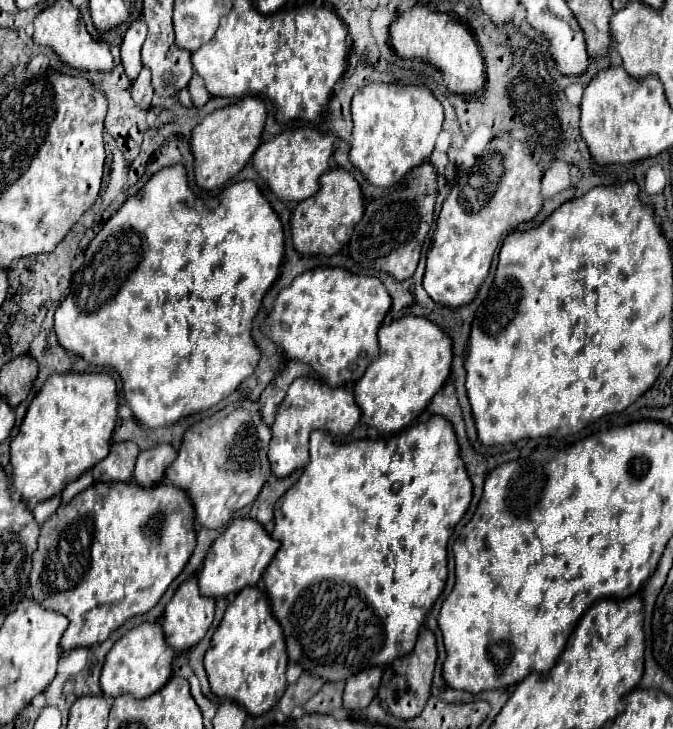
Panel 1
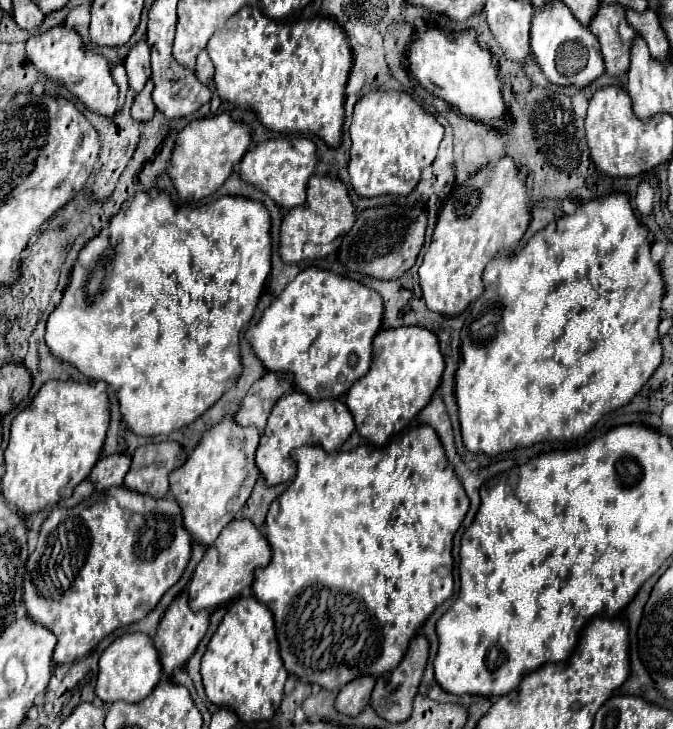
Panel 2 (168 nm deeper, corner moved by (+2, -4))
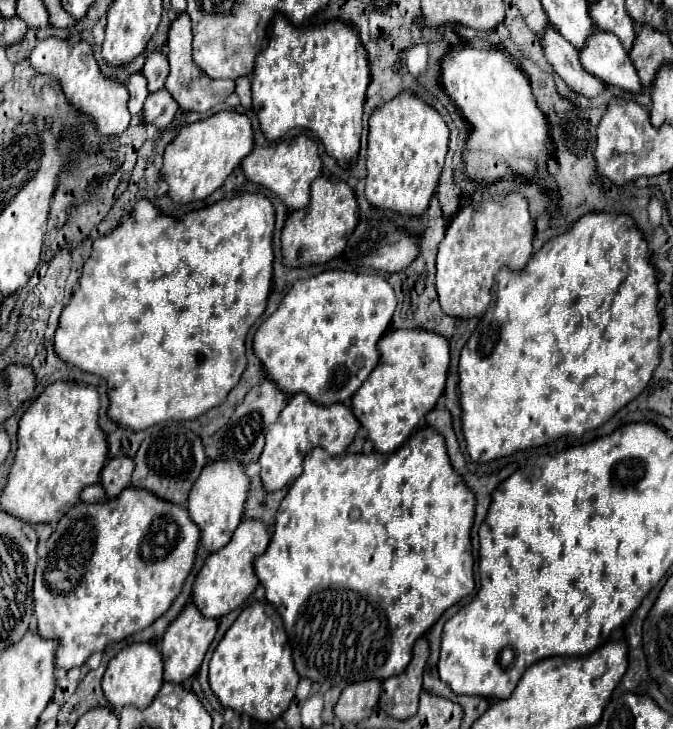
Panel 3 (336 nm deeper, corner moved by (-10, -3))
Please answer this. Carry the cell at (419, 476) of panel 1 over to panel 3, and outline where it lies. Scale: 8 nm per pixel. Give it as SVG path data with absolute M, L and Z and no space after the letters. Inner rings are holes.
M424 427L410 435L410 443L404 443L400 449L382 455L382 453L346 453L338 457L330 457L322 447L316 447L306 453L304 457L304 471L292 483L288 495L282 499L280 509L276 513L276 525L270 539L268 549L254 559L254 573L260 579L262 587L266 589L268 603L280 613L284 621L284 629L288 633L288 643L292 647L292 657L296 663L296 671L300 677L306 677L316 683L330 683L340 689L356 683L366 681L368 677L384 681L412 659L412 645L418 637L422 637L430 627L438 621L438 617L458 603L462 597L474 591L474 557L470 545L470 529L474 521L474 493L464 485L462 477L452 469L444 439L432 427Z

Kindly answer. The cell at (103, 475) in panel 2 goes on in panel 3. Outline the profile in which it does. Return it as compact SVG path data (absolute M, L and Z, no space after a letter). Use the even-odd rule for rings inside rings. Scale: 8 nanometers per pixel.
M130 457L108 459L108 463L100 473L100 485L104 487L108 497L116 497L122 489L130 485L132 469L134 469L134 461Z

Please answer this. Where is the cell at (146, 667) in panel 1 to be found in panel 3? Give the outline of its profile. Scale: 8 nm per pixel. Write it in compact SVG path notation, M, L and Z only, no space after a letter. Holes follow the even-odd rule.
M138 641L138 643L132 643L128 647L124 647L108 663L106 673L102 677L102 691L104 691L104 697L108 699L108 703L112 707L116 707L116 709L126 707L126 705L144 709L144 707L148 707L154 701L154 697L160 691L162 683L164 683L164 679L162 679L162 657L160 657L160 651L152 643Z

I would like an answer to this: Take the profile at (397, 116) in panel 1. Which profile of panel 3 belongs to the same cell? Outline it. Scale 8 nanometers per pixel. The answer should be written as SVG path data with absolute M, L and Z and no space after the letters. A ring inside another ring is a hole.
M402 91L386 101L370 117L368 159L366 159L366 199L372 207L392 211L402 217L420 217L436 191L448 151L448 125L440 113L410 91Z

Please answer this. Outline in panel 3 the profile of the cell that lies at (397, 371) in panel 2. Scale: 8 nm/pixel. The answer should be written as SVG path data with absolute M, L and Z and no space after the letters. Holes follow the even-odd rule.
M396 329L382 335L378 351L380 361L352 397L352 411L366 429L374 449L380 453L392 453L392 449L398 449L408 439L420 419L444 393L450 347L442 335L424 329Z

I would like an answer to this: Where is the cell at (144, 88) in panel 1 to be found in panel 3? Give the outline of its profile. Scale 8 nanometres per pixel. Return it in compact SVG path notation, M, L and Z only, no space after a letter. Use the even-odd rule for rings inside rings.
M160 89L148 95L142 109L142 123L154 125L156 129L164 131L172 123L176 111L178 111L178 103L172 99L172 95L166 89Z

